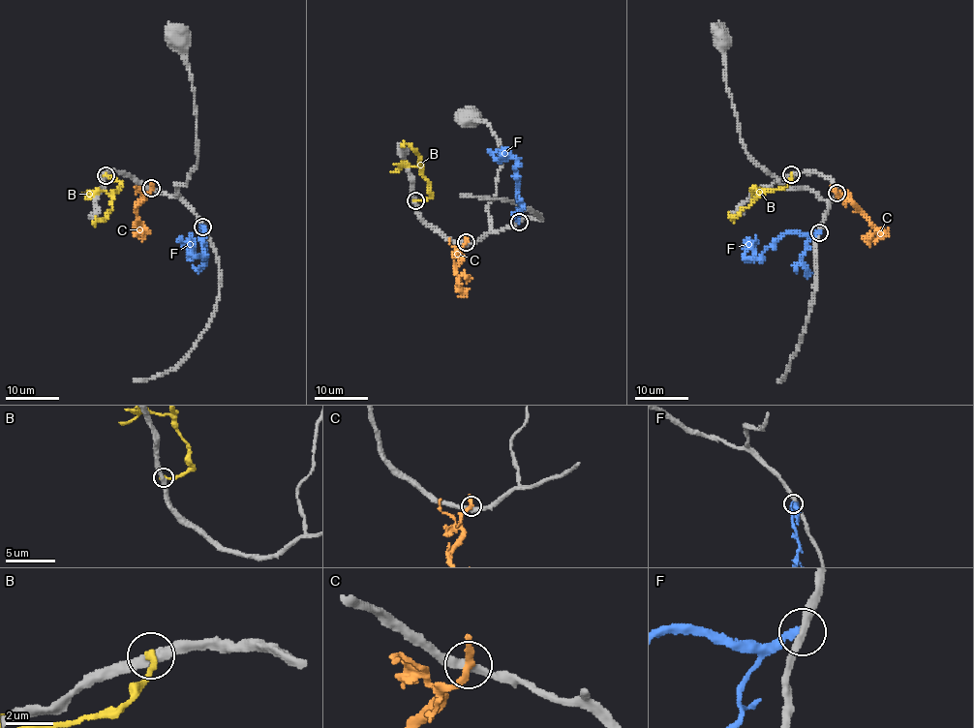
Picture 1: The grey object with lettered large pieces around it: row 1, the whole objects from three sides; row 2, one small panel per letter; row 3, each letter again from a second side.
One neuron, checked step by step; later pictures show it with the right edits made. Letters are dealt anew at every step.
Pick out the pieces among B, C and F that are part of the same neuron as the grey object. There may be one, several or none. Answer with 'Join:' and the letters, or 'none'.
Join: none

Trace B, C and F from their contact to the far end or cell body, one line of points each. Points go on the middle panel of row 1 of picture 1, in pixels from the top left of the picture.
B: (415, 200), (423, 200), (429, 196), (430, 184), (420, 157), (407, 144), (401, 145)
C: (466, 241), (461, 247), (460, 262), (455, 267), (458, 288), (458, 279), (464, 274), (467, 282)
F: (518, 222), (516, 160), (505, 149), (491, 153), (489, 150)

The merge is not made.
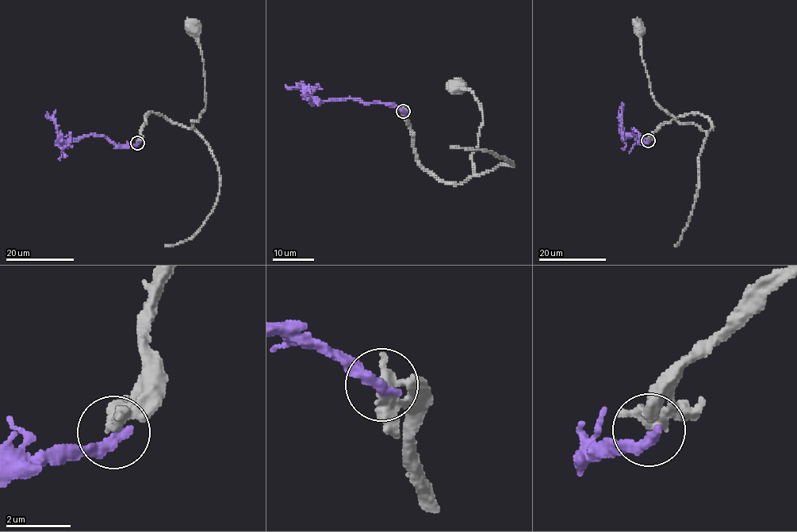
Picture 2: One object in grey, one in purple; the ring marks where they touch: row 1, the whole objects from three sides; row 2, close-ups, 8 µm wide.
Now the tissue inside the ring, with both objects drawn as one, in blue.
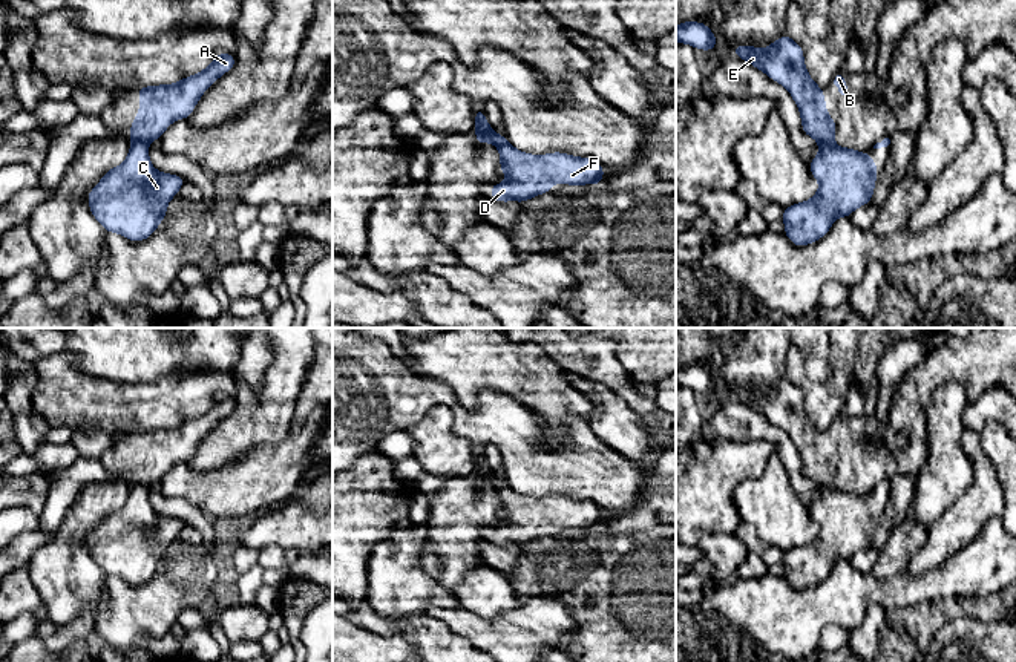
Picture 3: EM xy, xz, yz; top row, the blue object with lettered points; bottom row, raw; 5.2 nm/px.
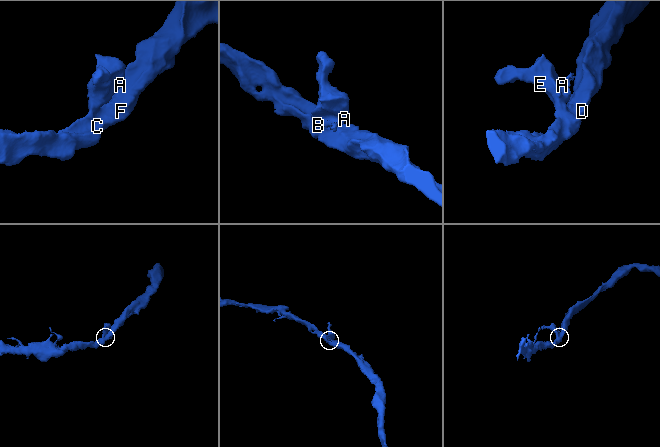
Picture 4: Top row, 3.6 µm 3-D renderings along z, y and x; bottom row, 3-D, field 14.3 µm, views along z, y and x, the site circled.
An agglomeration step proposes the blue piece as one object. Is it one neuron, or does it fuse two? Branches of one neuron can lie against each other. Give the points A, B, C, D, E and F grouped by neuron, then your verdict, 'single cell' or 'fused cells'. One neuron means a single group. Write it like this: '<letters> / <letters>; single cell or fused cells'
A B E / C D F; fused cells

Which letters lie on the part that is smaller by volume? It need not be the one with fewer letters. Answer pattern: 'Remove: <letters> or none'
Remove: A, B, E

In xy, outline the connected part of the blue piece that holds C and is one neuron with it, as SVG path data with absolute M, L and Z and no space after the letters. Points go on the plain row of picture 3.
M132 484L123 507L109 512L87 536L92 559L107 576L118 576L127 584L149 582L167 558L169 544L178 539L187 526L182 519L156 513L149 500L149 486Z

